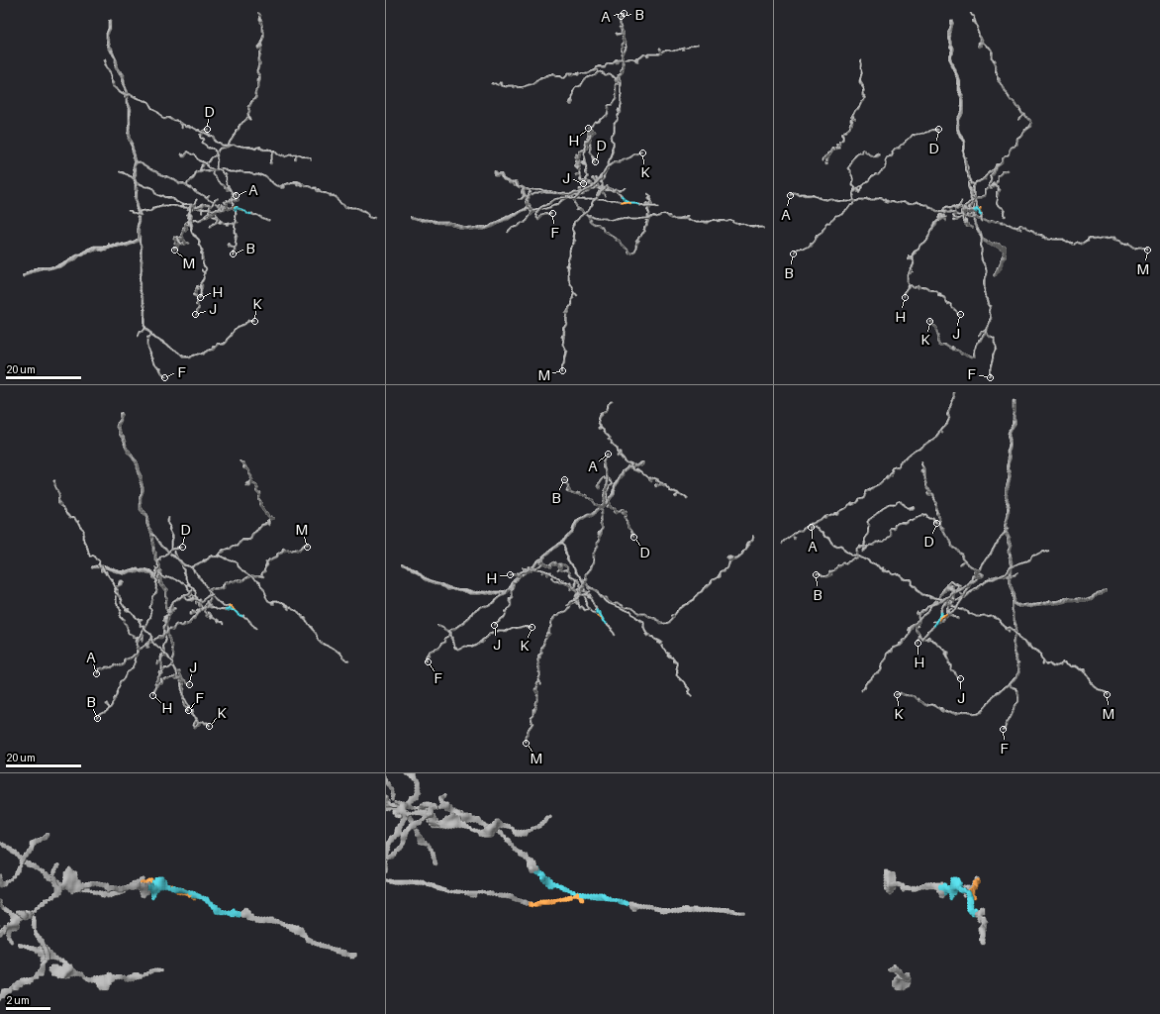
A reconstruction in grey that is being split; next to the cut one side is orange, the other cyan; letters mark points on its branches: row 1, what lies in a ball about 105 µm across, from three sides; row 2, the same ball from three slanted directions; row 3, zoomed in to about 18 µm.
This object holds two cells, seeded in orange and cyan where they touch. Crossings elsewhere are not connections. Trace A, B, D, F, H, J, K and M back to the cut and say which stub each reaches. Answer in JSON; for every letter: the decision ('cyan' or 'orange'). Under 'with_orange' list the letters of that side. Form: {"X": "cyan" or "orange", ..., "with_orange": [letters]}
{"A": "cyan", "B": "cyan", "D": "cyan", "F": "orange", "H": "cyan", "J": "cyan", "K": "orange", "M": "cyan", "with_orange": ["F", "K"]}

